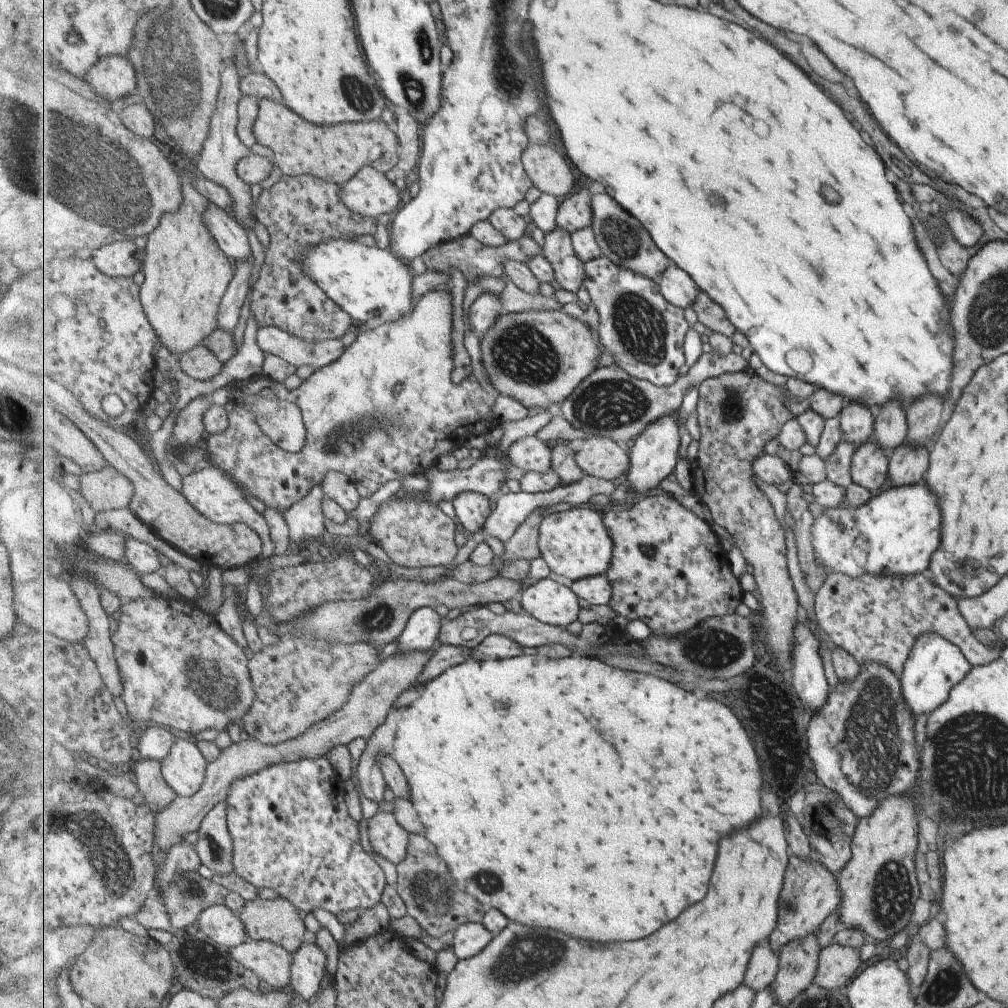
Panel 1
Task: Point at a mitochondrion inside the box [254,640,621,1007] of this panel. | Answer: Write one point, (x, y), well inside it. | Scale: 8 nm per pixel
(548, 951)

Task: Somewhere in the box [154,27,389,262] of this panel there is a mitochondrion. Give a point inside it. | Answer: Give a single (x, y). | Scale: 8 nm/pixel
(359, 97)

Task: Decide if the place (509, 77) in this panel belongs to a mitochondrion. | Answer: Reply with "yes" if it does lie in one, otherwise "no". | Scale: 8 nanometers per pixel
yes

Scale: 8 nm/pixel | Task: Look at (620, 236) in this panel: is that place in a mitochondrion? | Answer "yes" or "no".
yes

